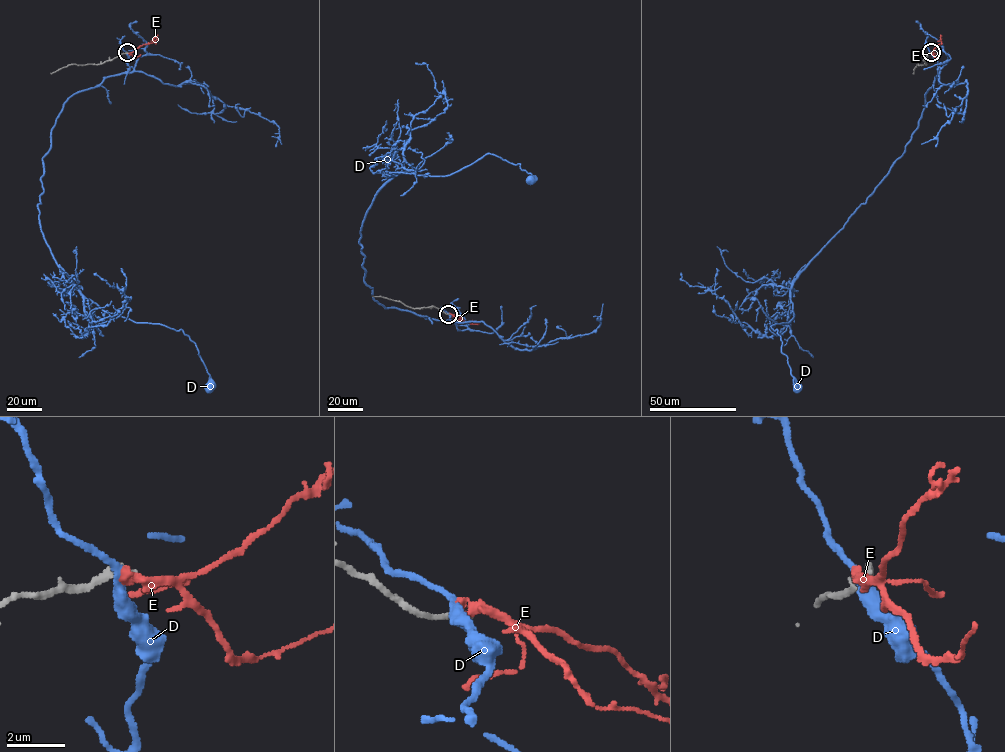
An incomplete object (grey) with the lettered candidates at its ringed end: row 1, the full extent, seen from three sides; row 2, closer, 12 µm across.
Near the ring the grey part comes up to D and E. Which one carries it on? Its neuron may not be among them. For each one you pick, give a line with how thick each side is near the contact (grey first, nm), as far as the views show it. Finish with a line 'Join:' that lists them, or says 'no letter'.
Join: no letter

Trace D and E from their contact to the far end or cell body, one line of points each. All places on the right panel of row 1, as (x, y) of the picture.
D: (931, 53), (938, 74), (905, 151), (794, 280), (793, 317), (772, 326), (798, 388)
E: (931, 53), (941, 42), (940, 37), (937, 41)

